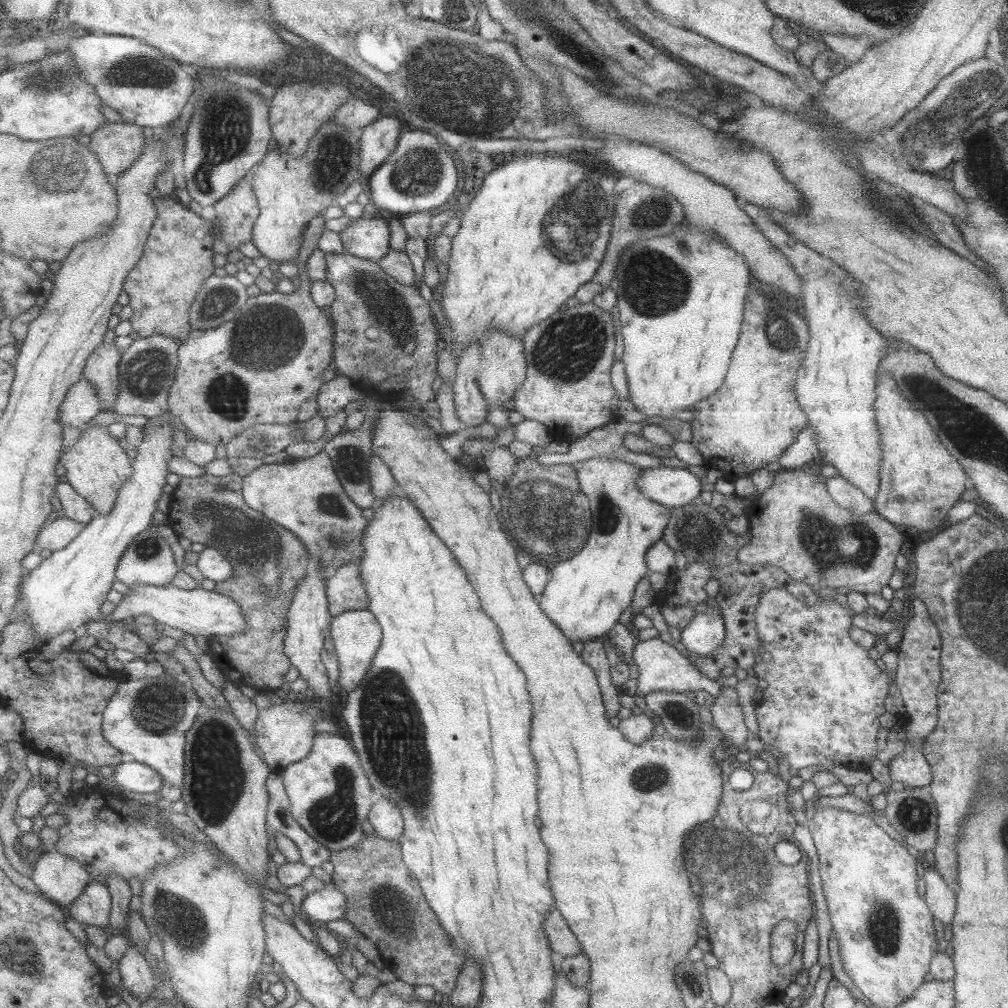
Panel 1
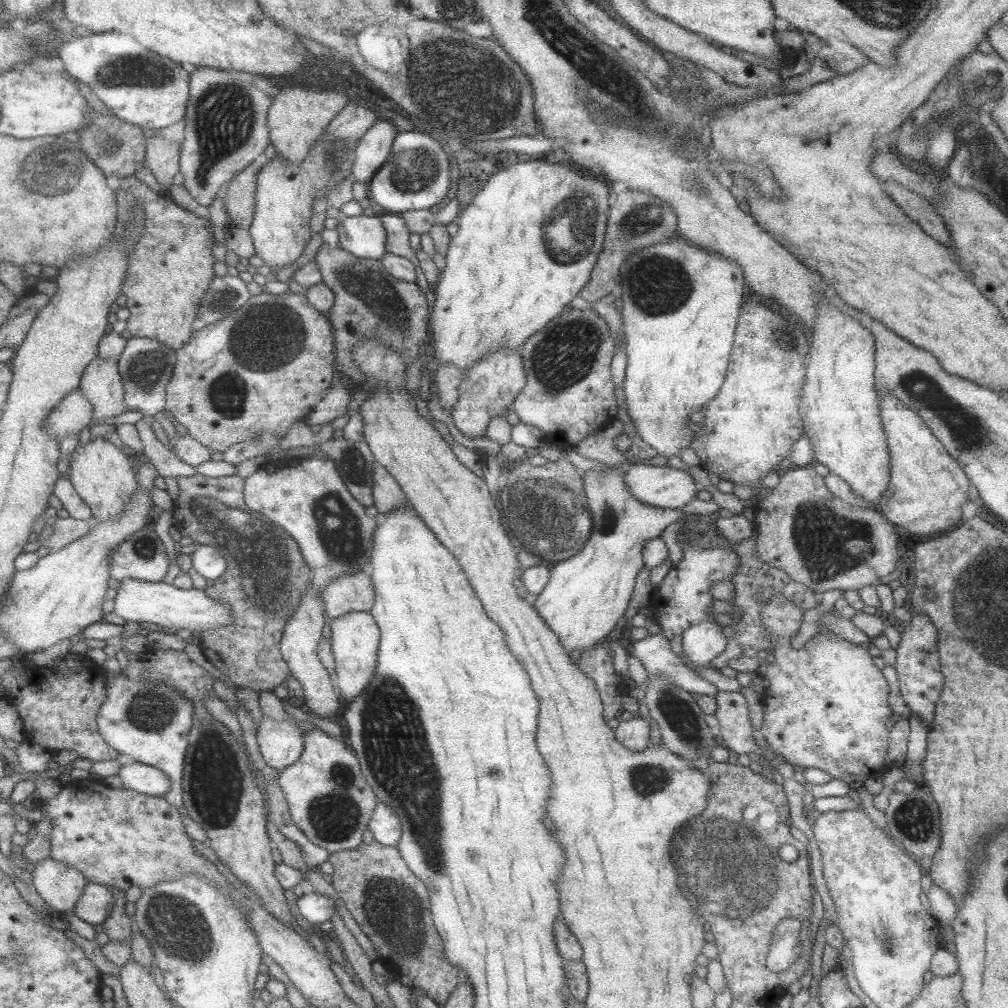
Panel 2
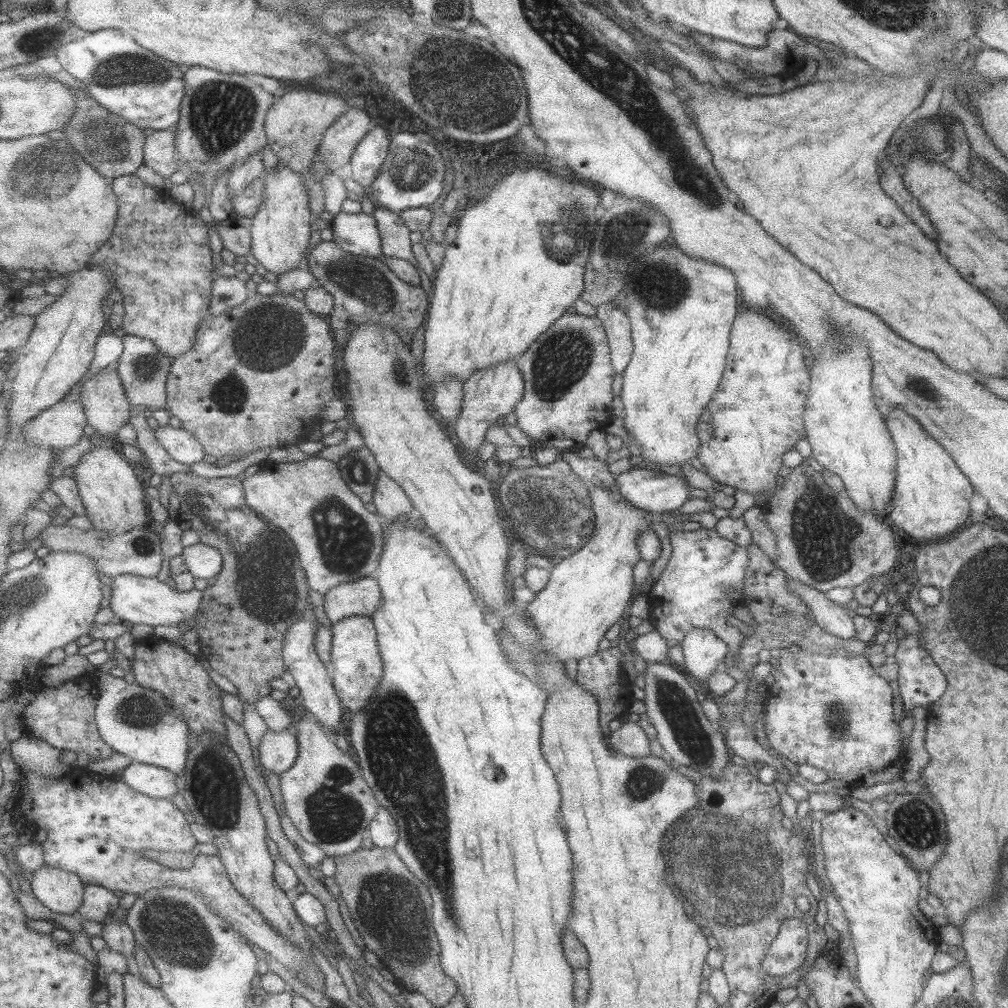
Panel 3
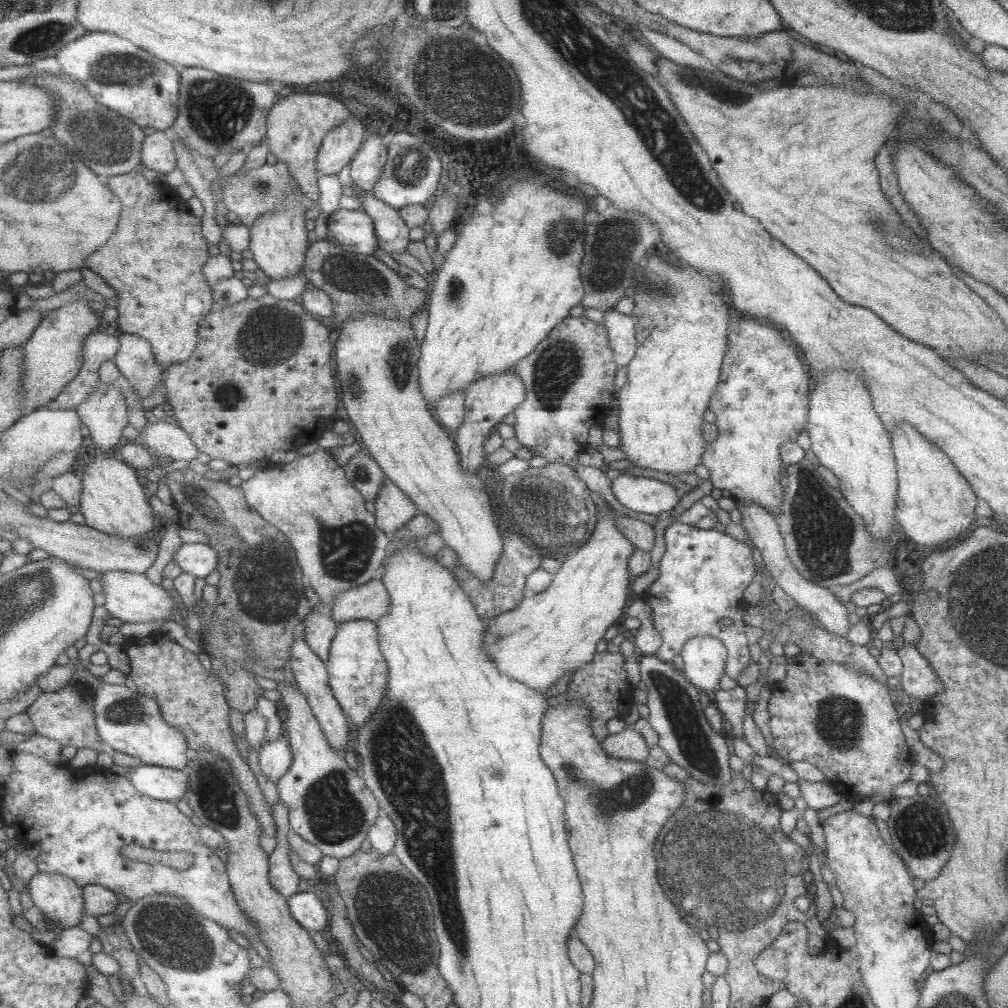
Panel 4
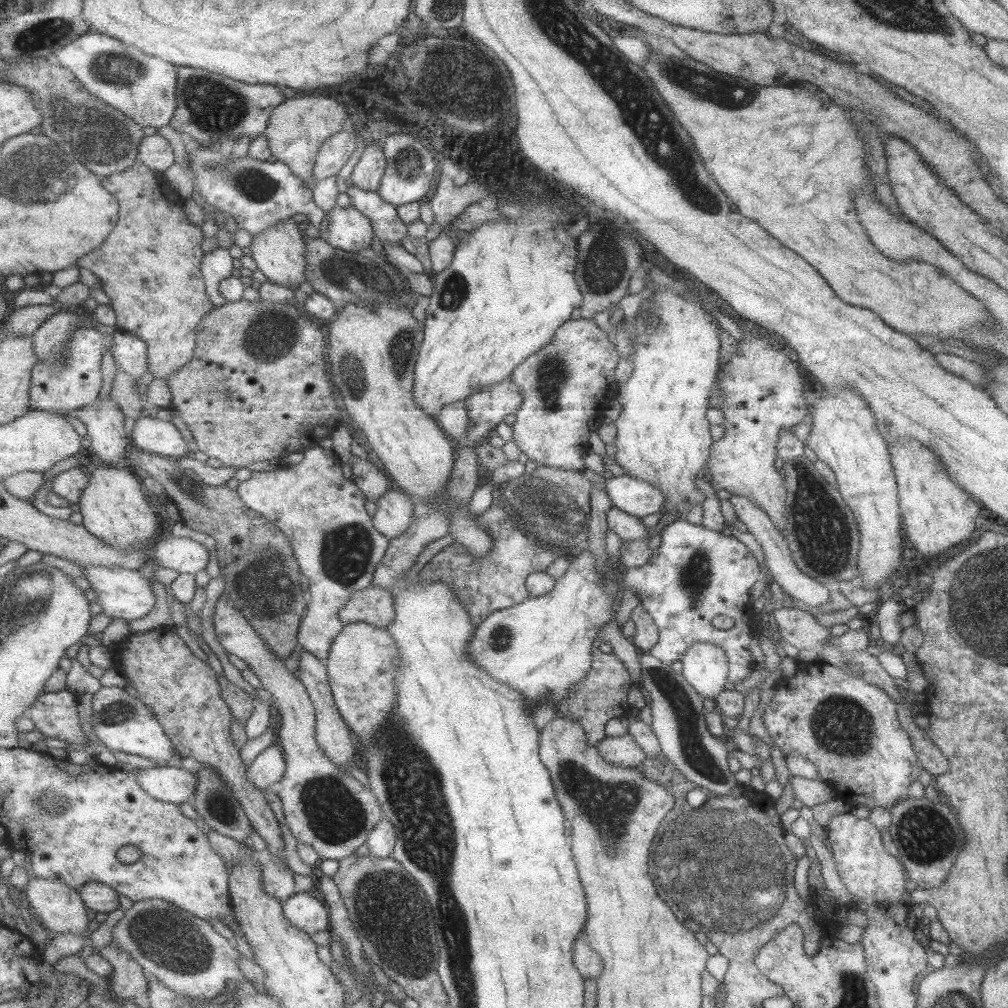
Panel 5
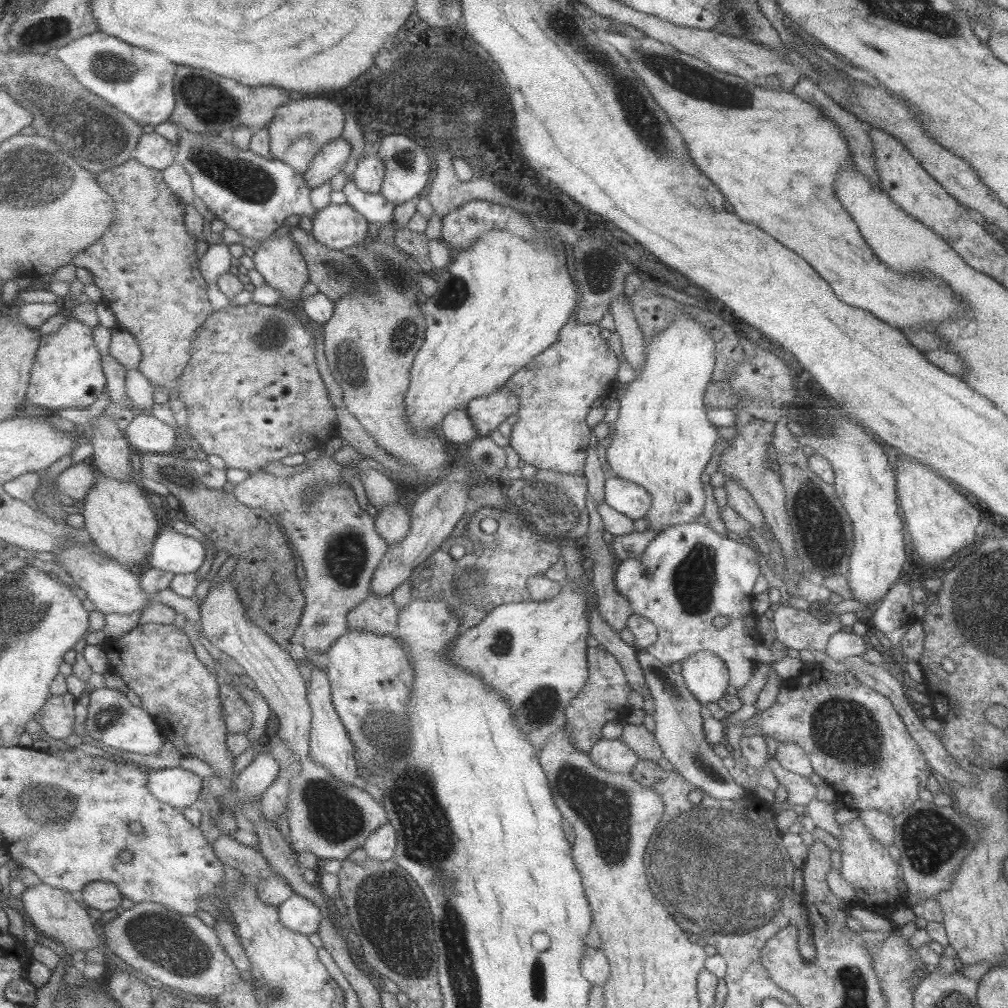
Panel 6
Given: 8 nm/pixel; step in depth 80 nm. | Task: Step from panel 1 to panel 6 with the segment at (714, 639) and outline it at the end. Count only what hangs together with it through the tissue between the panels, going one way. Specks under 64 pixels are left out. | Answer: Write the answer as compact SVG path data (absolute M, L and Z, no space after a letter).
M699 651L680 664L680 675L685 686L701 706L707 706L708 702L717 702L726 693L728 670L717 655L709 651Z

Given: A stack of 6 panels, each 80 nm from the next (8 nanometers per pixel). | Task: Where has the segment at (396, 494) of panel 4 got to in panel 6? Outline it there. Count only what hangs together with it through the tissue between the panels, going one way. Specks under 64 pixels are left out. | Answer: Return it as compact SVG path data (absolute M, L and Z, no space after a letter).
M398 502L390 504L383 511L378 512L376 528L389 545L401 543L411 531L412 512L407 512L407 508Z

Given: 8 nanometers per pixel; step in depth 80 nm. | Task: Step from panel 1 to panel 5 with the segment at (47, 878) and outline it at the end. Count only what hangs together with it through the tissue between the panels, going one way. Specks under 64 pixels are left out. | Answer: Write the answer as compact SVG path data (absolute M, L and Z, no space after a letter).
M35 877L30 880L26 888L26 899L29 906L49 930L61 934L90 934L89 931L89 912L79 889L71 888L68 884L60 880L45 880Z

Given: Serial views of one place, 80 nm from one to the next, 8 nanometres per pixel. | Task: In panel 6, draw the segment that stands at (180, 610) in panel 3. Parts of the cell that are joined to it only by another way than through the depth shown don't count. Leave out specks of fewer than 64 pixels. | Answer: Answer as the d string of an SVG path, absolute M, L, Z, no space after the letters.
M67 544L53 553L58 565L77 582L79 589L87 593L95 609L104 615L111 613L131 614L136 610L145 609L149 605L152 596L143 591L141 577L135 572L110 558L103 558L95 554L89 546L83 544Z

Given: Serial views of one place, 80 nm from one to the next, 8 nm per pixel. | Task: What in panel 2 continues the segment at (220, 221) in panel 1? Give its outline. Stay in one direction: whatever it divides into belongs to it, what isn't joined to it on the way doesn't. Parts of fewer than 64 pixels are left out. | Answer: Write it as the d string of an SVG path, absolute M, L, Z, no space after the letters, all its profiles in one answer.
M252 162L225 189L222 199L229 216L227 228L250 230L256 215L257 178L263 166Z

